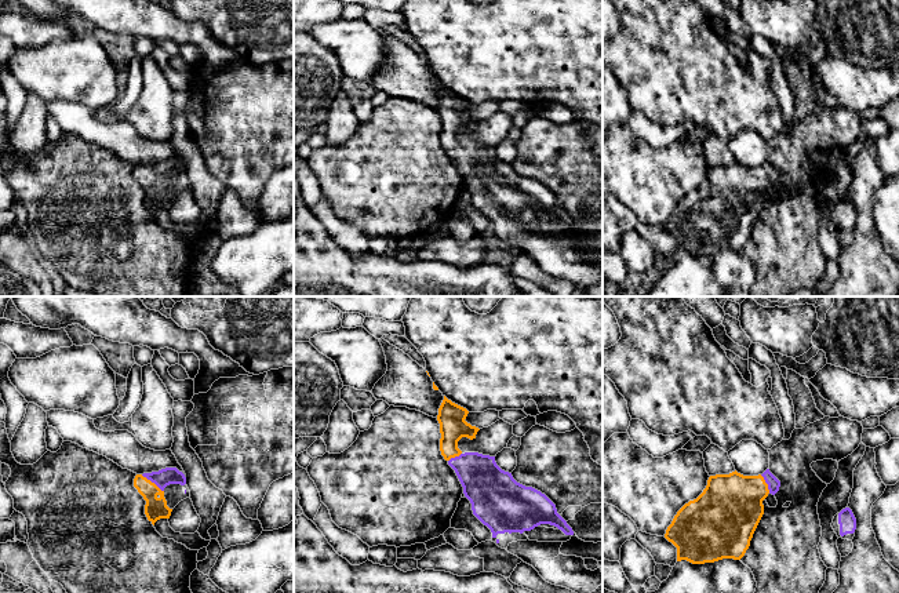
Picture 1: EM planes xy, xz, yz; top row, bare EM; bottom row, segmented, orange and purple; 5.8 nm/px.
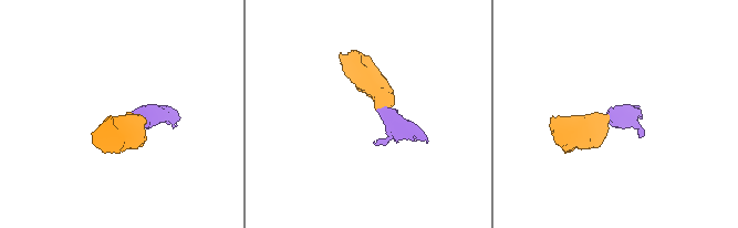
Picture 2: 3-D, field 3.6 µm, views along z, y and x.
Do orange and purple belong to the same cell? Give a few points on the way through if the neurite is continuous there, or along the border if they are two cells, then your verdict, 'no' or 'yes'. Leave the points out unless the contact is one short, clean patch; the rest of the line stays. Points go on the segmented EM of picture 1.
across xy (156, 508), (150, 498), (150, 481), (162, 479) | yes

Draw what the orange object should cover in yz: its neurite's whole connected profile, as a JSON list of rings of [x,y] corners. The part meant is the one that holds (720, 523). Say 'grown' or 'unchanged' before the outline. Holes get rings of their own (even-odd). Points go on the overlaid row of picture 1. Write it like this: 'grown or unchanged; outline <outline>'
grown; outline [[[767,469],[758,476],[710,476],[703,492],[685,503],[665,538],[677,547],[677,561],[692,564],[740,560],[764,514],[762,501],[779,491],[780,481]]]

